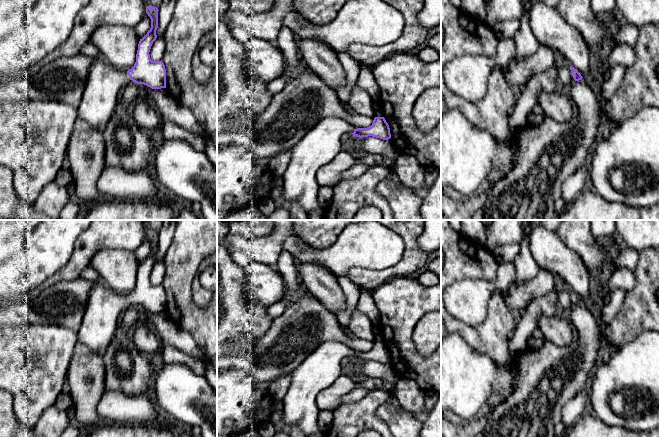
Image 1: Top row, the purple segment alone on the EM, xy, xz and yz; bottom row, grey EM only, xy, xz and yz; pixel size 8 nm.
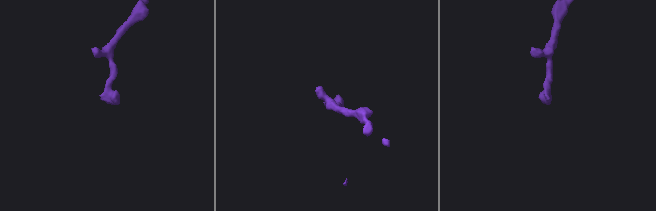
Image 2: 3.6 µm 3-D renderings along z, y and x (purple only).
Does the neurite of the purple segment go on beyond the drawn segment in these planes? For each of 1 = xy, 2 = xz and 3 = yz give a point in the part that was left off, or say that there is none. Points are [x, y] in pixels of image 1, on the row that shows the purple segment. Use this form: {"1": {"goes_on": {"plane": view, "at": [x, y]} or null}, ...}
{"1": {"goes_on": {"plane": "xy", "at": [104, 83]}}, "2": {"goes_on": {"plane": "xz", "at": [323, 142]}}, "3": {"goes_on": null}}

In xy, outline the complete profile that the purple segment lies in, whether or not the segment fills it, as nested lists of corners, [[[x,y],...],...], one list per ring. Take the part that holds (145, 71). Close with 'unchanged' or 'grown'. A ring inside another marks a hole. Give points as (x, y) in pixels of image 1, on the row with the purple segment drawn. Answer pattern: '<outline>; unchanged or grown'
[[[147,6],[146,13],[151,19],[151,28],[147,34],[140,39],[136,54],[136,62],[134,66],[126,71],[121,71],[112,66],[103,57],[98,57],[89,68],[89,73],[86,78],[86,85],[82,94],[81,102],[78,109],[78,117],[86,121],[90,126],[103,132],[107,123],[112,118],[116,106],[119,102],[119,95],[125,85],[131,80],[137,84],[144,84],[152,89],[166,88],[166,69],[161,61],[152,61],[150,59],[150,49],[153,42],[156,40],[156,30],[158,28],[158,8]]]; grown

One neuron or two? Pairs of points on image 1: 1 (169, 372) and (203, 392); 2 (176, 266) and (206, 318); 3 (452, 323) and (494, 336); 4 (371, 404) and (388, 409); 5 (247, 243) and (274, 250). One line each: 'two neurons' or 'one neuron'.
1: one neuron
2: one neuron
3: one neuron
4: two neurons
5: one neuron

